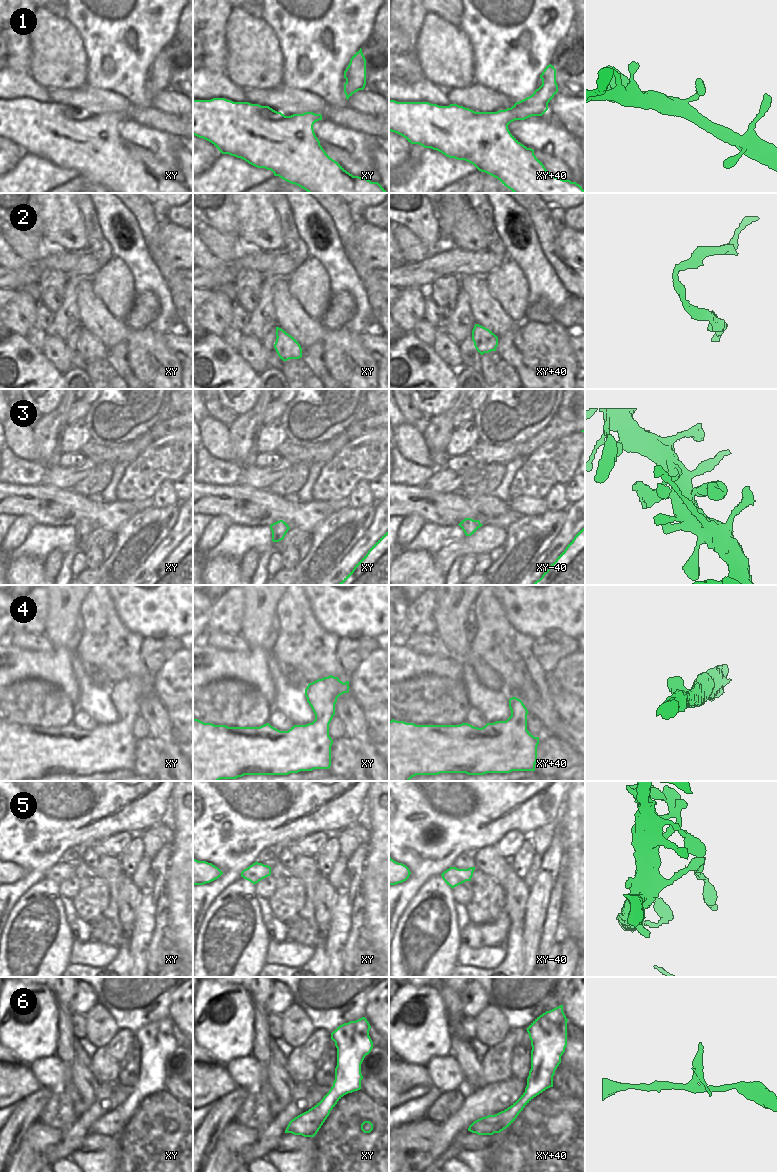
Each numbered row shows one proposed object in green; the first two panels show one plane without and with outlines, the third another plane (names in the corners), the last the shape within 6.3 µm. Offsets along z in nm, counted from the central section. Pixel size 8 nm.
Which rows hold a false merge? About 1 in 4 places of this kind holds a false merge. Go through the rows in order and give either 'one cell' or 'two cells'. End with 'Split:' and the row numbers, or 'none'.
1: one cell
2: two cells
3: one cell
4: one cell
5: two cells
6: two cells
Split: 2, 5, 6

